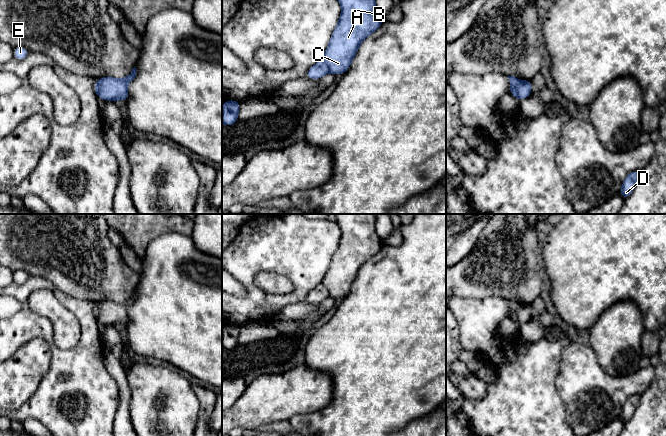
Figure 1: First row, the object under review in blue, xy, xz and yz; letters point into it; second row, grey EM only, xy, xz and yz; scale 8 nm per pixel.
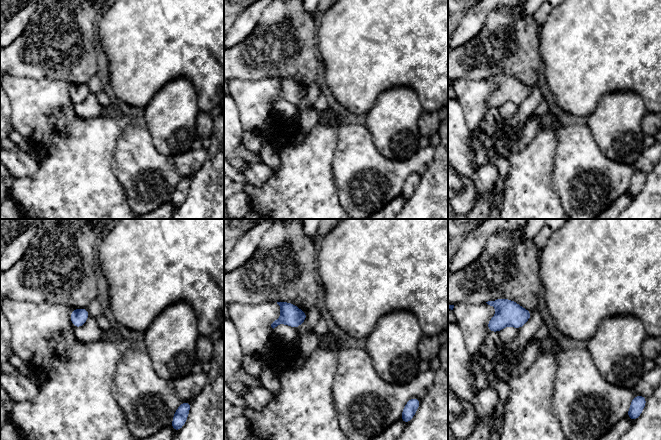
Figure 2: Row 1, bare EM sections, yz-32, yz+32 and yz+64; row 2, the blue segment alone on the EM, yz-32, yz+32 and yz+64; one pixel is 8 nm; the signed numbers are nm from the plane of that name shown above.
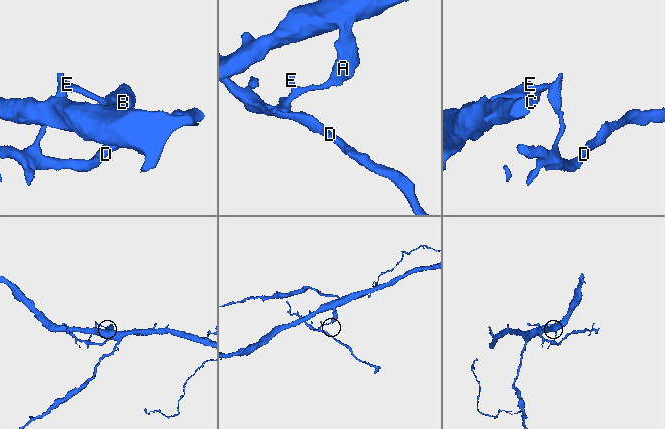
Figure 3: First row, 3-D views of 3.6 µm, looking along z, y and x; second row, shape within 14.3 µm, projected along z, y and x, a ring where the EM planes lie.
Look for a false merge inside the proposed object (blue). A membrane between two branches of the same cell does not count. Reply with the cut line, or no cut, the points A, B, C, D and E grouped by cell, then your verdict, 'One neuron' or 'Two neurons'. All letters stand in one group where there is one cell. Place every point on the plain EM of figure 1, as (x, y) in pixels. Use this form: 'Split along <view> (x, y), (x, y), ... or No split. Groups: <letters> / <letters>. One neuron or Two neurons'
Split along yz (519, 304), (517, 322). Groups: A B C / D E. Two neurons

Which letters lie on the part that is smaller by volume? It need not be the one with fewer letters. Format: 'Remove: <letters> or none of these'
Remove: D, E

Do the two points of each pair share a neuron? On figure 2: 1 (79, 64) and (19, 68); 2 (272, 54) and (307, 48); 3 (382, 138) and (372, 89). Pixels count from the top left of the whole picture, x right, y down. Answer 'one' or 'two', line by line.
1: one
2: one
3: two

